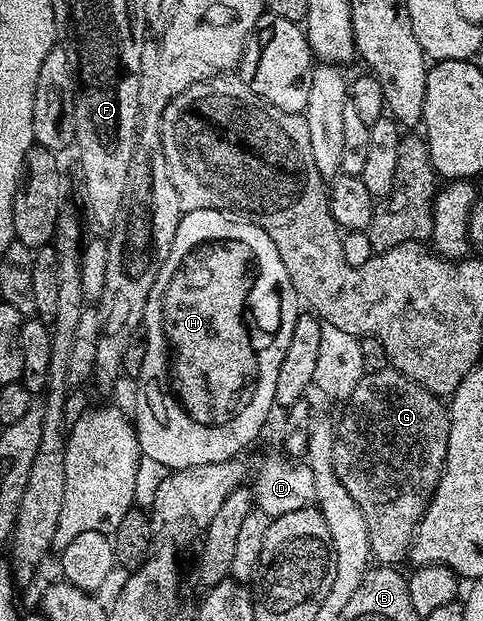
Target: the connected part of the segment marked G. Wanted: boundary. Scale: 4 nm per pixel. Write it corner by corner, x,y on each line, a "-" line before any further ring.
392,367
374,369
363,374
359,383
355,383
355,391
351,391
344,409
345,414
342,415
341,422
336,422
335,425
335,475
339,475
339,483
347,487
351,499
359,503
363,519
367,519
372,560
393,567
401,563
397,561
406,560
413,534
417,532
417,524
425,516
425,509
441,481
441,474
445,471
449,411
446,402
437,394
427,391

